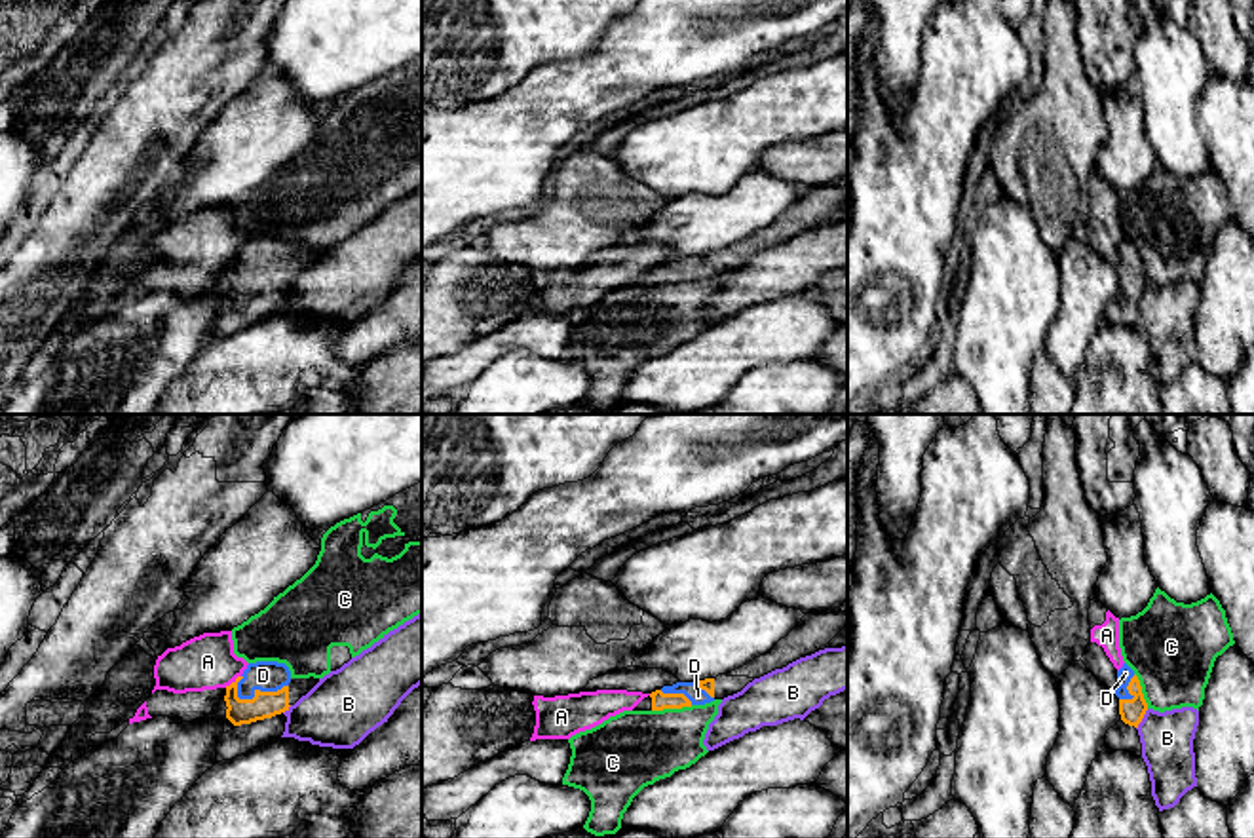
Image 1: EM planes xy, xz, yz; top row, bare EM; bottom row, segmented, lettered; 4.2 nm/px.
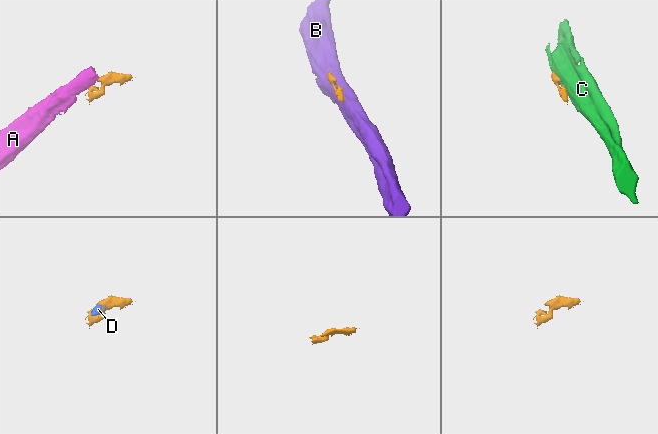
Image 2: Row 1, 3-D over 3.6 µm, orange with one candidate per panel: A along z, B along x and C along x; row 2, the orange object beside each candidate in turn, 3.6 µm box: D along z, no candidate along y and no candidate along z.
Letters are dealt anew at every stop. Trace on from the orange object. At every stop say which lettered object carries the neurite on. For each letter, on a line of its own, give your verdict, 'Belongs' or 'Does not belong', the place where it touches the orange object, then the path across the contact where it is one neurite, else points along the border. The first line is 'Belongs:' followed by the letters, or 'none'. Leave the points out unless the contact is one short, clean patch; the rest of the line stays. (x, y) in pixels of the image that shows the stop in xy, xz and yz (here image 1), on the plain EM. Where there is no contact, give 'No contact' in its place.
Belongs: D
A: Does not belong. Touches orange at xy (232, 257). Boundary: xy (240, 249), (225, 261)
B: Does not belong. Touches orange at yz (1142, 291)
C: Does not belong. Touches orange at xz (671, 282)
D: Belongs. Touches orange at xy (259, 265). Path across: xy (263, 280), (259, 265), (263, 249)

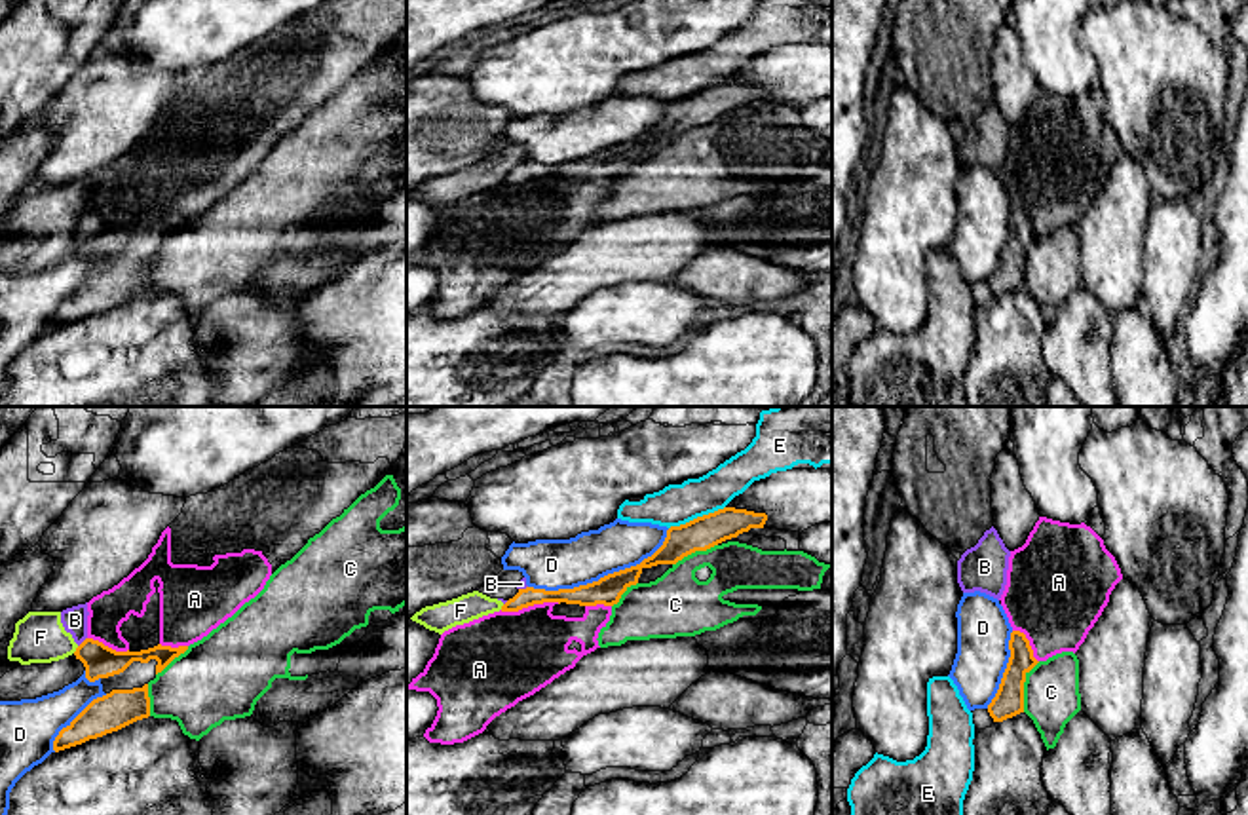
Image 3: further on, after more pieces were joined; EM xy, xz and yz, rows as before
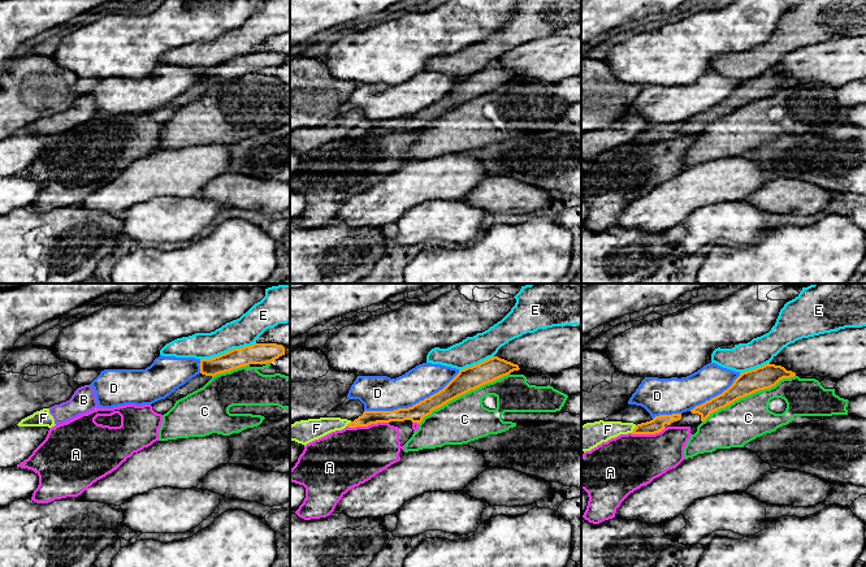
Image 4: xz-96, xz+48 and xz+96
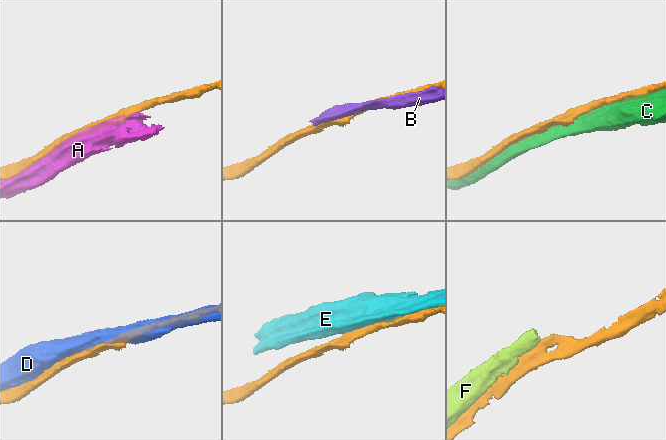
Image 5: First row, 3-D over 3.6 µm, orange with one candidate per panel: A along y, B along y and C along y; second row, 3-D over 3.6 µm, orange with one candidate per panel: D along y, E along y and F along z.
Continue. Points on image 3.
Belongs: none
A: Does not belong. Touches orange at xz (529, 179)
B: Does not belong. Touches orange at xy (82, 217). Boundary: xy (86, 211), (78, 221)
C: Does not belong. Touches orange at yz (1022, 261)
D: Does not belong. Touches orange at xz (605, 151)
E: Does not belong. Touches orange at xz (698, 92)
F: Does not belong. Touches orange at xy (76, 225)

